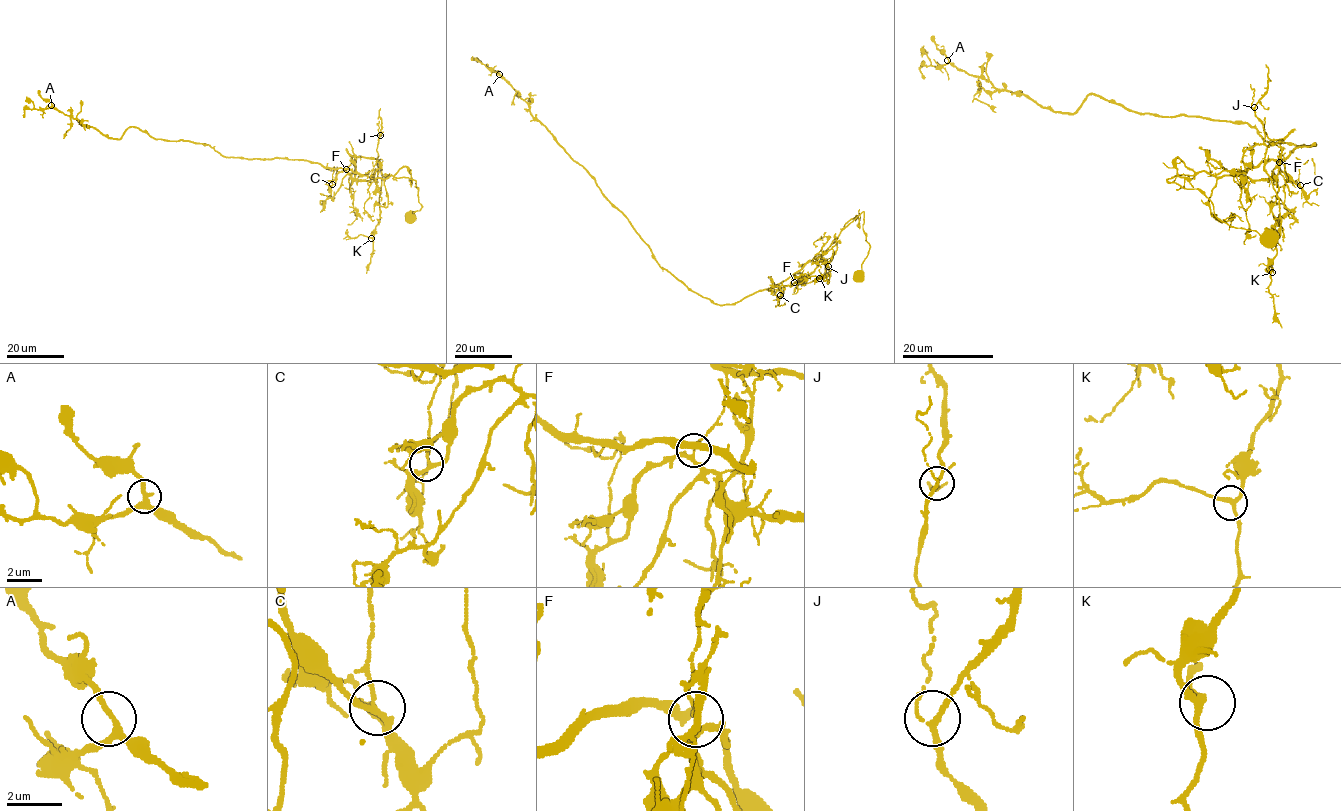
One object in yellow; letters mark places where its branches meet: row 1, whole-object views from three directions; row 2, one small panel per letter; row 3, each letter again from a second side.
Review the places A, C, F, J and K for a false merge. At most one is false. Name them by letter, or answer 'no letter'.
F

